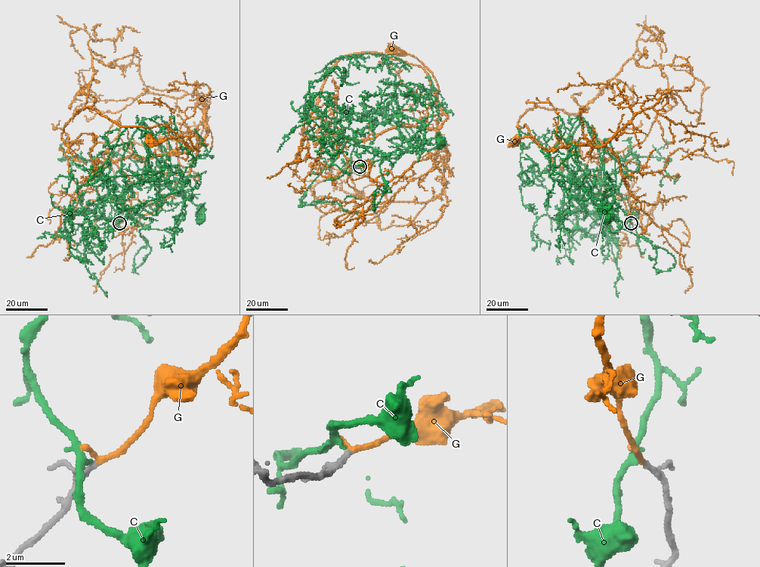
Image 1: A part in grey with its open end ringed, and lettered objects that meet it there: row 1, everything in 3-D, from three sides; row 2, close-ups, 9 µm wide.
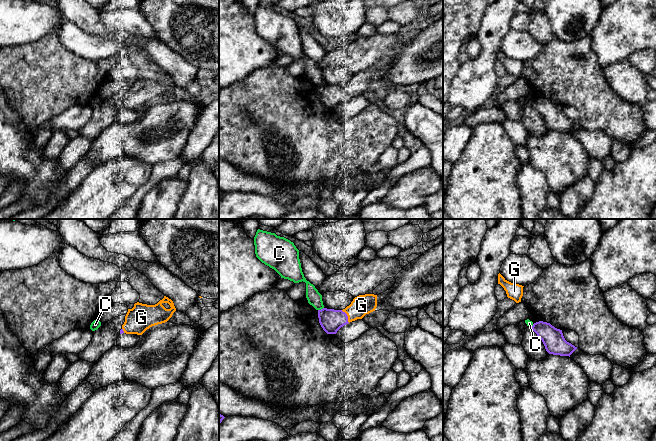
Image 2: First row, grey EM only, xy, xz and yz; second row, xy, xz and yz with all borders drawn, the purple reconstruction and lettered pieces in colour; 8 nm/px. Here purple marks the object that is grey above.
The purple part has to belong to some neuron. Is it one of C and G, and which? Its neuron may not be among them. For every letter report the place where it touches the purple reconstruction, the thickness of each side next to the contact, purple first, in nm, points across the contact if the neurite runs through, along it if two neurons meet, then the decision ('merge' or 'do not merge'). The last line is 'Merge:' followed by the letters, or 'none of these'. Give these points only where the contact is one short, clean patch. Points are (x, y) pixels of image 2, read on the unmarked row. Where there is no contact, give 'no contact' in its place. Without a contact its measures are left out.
C: meets purple in xz at (321, 85); 180 nm thick on the purple side, 120 nm on the other; border along xz (323, 83), (318, 86); do not merge
G: meets purple in xz at (347, 92); 180 nm thick on the purple side, 160 nm on the other; merge
Merge: G

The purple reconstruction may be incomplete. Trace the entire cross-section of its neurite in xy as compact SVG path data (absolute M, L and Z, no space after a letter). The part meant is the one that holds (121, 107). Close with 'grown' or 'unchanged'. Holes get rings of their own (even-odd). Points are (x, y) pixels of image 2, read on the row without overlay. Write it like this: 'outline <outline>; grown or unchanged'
outline M166 72L155 81L147 81L137 78L132 85L128 85L120 110L142 111L150 103L167 98L175 87L176 84L173 77Z; grown

